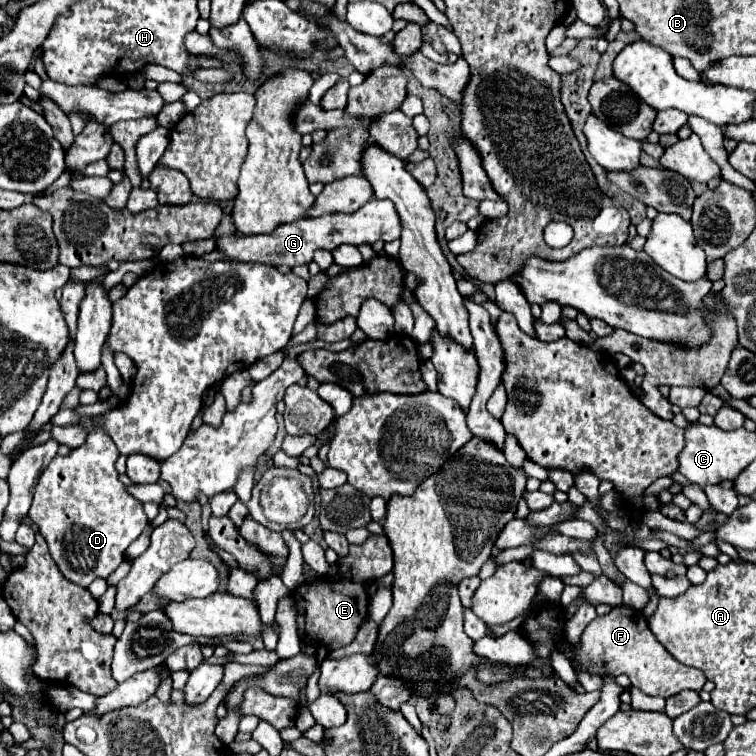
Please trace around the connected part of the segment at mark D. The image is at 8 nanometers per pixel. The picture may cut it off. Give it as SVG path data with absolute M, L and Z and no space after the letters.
M96 429L96 433L88 435L82 447L72 449L66 457L56 455L46 467L46 471L40 475L34 491L34 501L28 515L44 535L50 547L50 555L64 573L64 577L82 587L88 587L96 577L108 577L124 561L126 547L140 537L148 523L144 503L132 497L126 491L124 483L118 479L116 471L118 455L120 453L114 441L106 433L100 433L100 429Z

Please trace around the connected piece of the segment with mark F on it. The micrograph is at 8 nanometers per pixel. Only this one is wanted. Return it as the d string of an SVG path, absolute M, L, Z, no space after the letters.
M626 605L614 607L608 615L596 617L582 633L580 643L572 645L572 667L584 667L590 675L598 677L618 677L626 673L632 681L632 687L640 689L646 695L660 695L664 699L694 689L700 691L706 683L706 677L700 669L682 665L676 657L668 653L664 645L650 633L646 617L642 611L630 609Z

